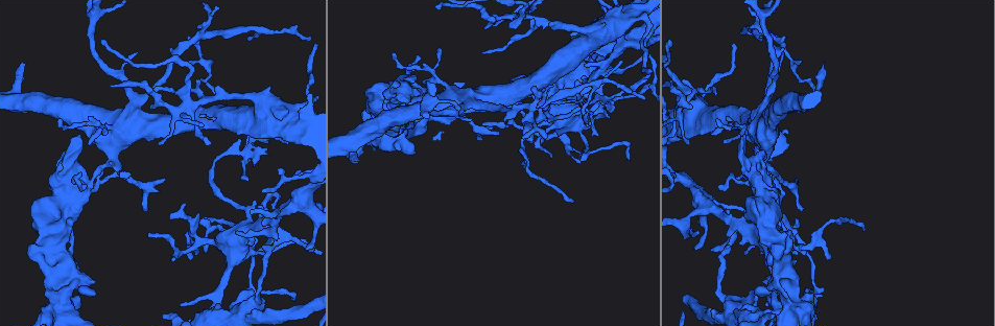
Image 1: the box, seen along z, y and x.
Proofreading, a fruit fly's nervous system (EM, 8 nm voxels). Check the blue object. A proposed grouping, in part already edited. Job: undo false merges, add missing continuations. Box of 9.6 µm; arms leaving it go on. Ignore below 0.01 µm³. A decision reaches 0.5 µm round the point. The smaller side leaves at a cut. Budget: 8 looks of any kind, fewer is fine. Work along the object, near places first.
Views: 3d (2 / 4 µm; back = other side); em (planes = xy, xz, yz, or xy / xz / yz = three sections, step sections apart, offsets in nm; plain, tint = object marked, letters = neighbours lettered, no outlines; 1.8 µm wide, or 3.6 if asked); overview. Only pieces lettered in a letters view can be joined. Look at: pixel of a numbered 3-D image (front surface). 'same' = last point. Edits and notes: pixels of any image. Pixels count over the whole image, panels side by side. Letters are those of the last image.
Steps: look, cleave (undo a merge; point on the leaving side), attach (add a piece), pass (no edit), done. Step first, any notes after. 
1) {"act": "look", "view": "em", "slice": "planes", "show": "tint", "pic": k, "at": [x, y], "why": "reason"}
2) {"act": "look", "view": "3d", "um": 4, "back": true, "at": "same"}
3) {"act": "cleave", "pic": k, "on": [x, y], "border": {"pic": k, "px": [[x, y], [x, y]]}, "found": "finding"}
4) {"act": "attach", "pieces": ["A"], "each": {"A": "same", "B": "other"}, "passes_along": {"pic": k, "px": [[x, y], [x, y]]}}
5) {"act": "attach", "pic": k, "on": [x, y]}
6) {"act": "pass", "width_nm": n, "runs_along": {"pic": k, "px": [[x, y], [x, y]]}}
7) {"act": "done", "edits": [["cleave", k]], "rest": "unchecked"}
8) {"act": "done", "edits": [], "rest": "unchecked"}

{"act": "look", "view": "3d", "um": 4, "back": true, "pic": 1, "at": [171, 216], "why": "an open end"}

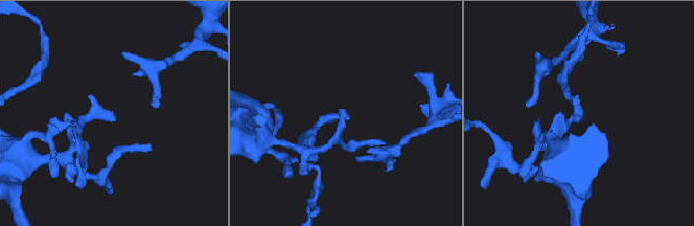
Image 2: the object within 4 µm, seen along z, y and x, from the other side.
{"act": "look", "view": "em", "slice": "yz", "step": 8, "show": "tint", "pic": 2, "at": [349, 119]}

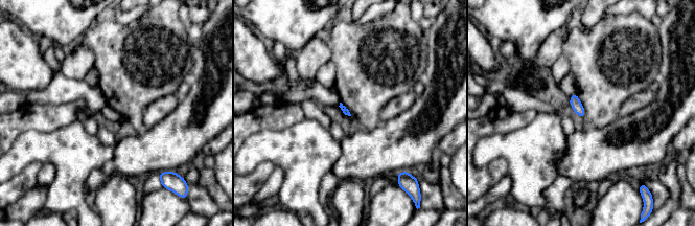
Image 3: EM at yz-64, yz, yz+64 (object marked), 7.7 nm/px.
{"act": "look", "view": "em", "slice": "planes", "show": "letters", "at": "same", "why": "cut it another way"}

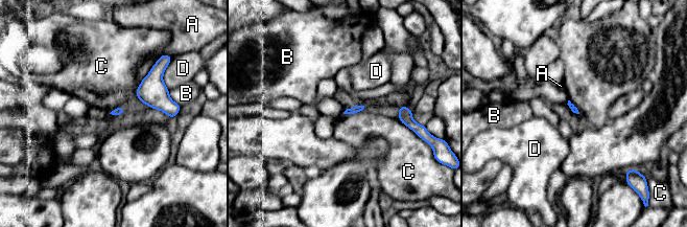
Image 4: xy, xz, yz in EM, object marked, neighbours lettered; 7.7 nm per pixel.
{"act": "pass", "each": {"A": "other", "B": "other", "C": "other", "D": "other"}, "border": {"pic": 4, "px": [[141, 80], [136, 96], [150, 108]]}, "found": "none of them fits"}

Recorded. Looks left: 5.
{"act": "look", "view": "em", "slice": "planes", "show": "tint", "pic": 1, "at": [760, 313], "why": "two arms at a narrow angle"}

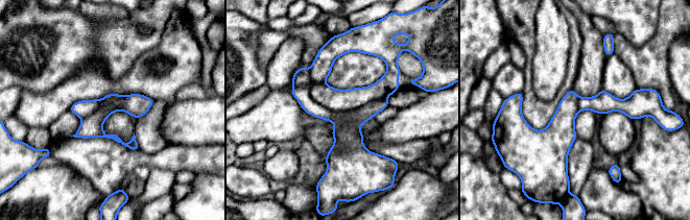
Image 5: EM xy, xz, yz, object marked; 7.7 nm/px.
{"act": "look", "view": "em", "slice": "planes", "show": "letters", "at": "same"}

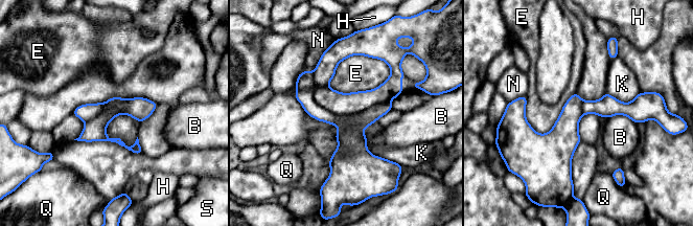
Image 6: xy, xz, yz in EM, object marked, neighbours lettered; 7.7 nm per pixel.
{"act": "cleave", "pic": 6, "on": [340, 104], "each": {"B": "other", "E": "other", "H": "other", "K": "other", "N": "other", "Q": "other", "S": "other"}, "border": {"pic": 6, "px": [[313, 91], [336, 114], [390, 100]]}, "found": "two cells meet here"}

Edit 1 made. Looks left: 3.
{"act": "look", "view": "3d", "um": 4, "pic": 1, "at": [601, 69], "why": "four or more arms meet"}

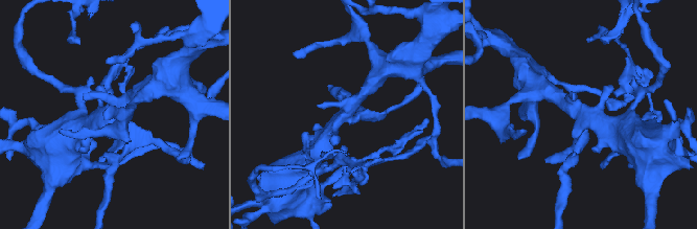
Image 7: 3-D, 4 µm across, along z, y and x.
{"act": "look", "view": "em", "slice": "planes", "show": "tint", "pic": 7, "at": [349, 113], "why": "now the EM"}

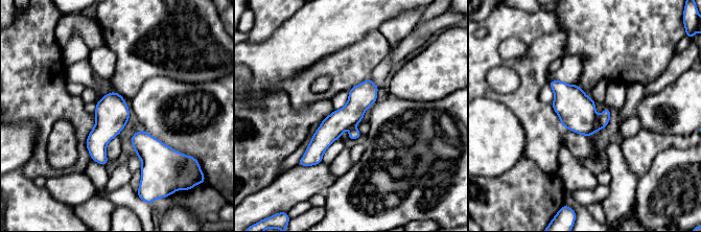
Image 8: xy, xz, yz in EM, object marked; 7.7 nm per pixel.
{"act": "look", "view": "em", "slice": "planes", "show": "letters", "at": "same", "why": "what lies round it"}

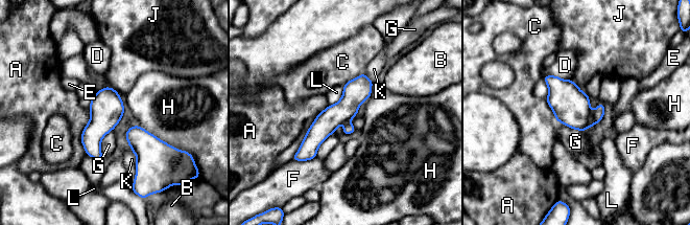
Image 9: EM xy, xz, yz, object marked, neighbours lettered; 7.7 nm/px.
{"act": "pass", "width_nm": 200, "each": {"A": "other", "B": "other", "C": "other", "D": "other", "E": "other", "F": "other", "G": "other", "H": "other", "J": "other", "K": "other", "L": "other"}, "border": {"pic": 9, "px": [[342, 86], [342, 94], [339, 98]]}, "found": "continuous, no second cell"}

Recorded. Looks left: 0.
{"act": "done", "edits": [["cleave", 6]], "rest": "unchecked"}

